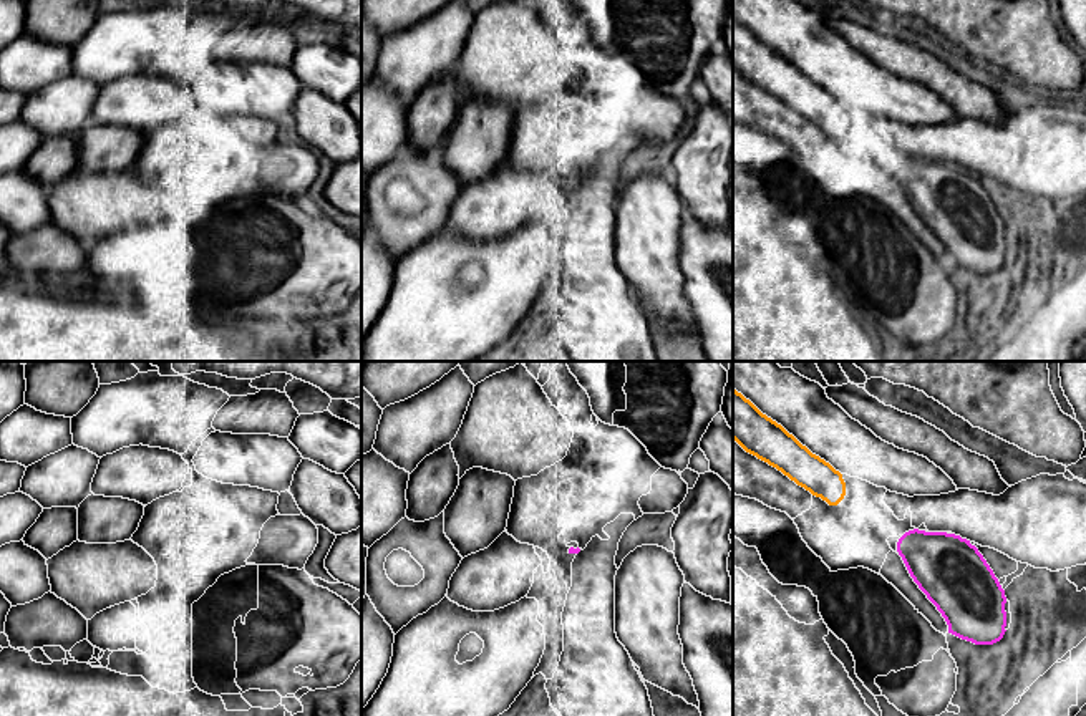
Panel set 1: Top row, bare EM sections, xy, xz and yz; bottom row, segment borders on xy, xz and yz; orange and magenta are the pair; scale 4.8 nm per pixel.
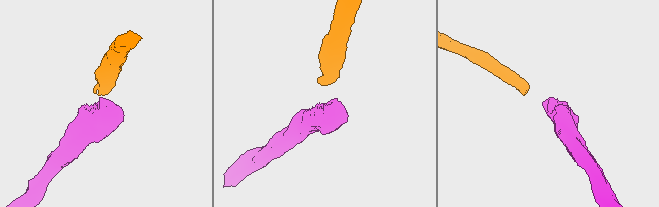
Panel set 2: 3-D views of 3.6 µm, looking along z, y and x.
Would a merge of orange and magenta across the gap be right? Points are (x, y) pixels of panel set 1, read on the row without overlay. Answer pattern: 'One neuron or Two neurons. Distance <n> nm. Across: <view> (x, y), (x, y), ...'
One neuron. Distance 340 nm. Across: yz (843, 126), (899, 168)

